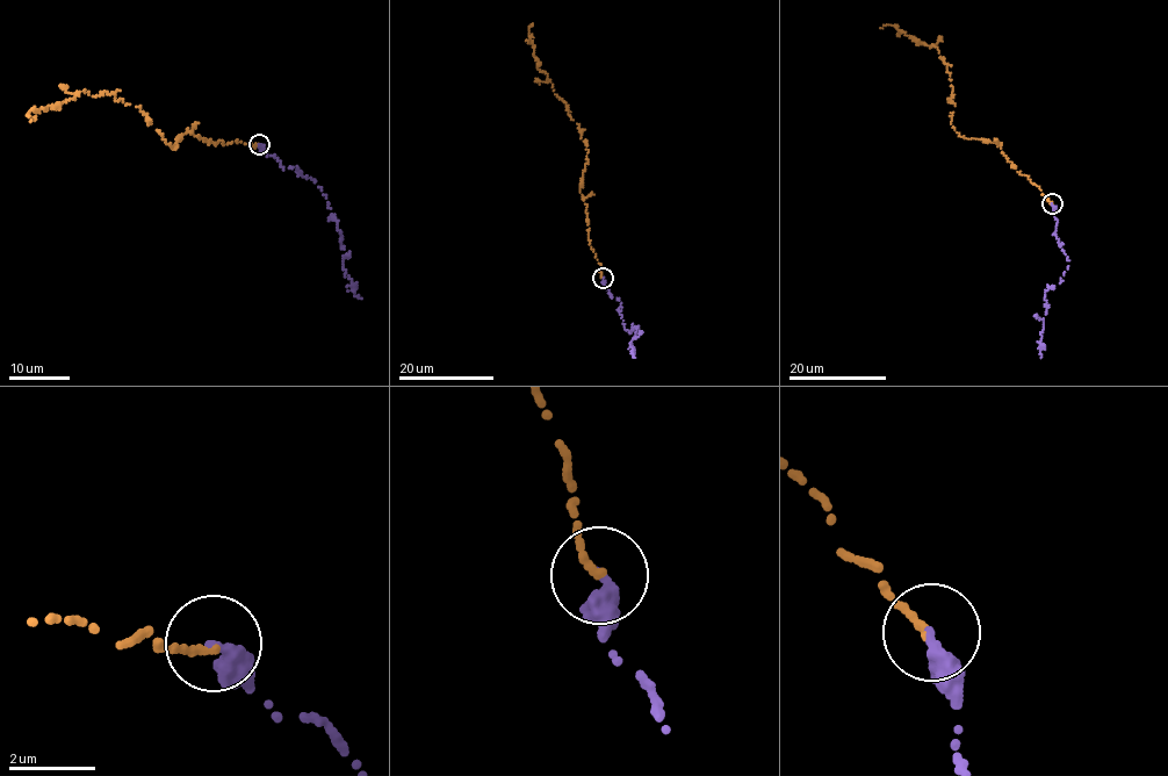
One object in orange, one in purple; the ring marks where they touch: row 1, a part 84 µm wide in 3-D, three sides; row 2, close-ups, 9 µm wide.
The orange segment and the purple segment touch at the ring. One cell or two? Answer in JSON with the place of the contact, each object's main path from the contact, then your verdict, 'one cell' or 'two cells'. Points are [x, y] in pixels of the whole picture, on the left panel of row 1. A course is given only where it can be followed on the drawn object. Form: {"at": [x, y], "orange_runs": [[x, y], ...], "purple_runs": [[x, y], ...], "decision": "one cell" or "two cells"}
{"at": [259, 144], "orange_runs": [[260, 144], [216, 144], [186, 131], [170, 146], [141, 108], [103, 92], [29, 110], [30, 120]], "purple_runs": [[258, 144], [280, 164], [316, 181], [338, 223], [343, 268], [354, 295], [362, 299]], "decision": "one cell"}

